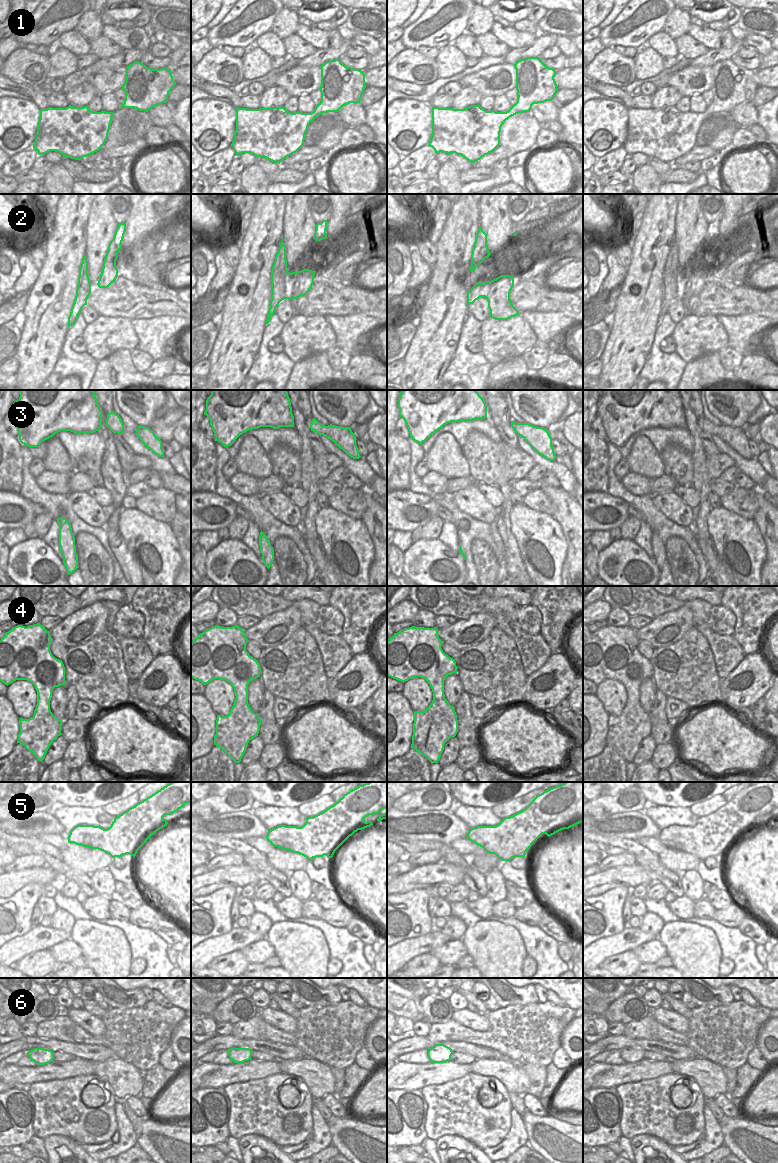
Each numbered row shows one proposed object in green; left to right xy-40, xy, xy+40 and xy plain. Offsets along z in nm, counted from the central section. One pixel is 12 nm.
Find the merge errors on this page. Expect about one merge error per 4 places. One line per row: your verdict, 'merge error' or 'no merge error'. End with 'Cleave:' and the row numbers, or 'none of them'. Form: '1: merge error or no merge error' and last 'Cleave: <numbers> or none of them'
1: no merge error
2: merge error
3: no merge error
4: no merge error
5: merge error
6: no merge error
Cleave: 2, 5

